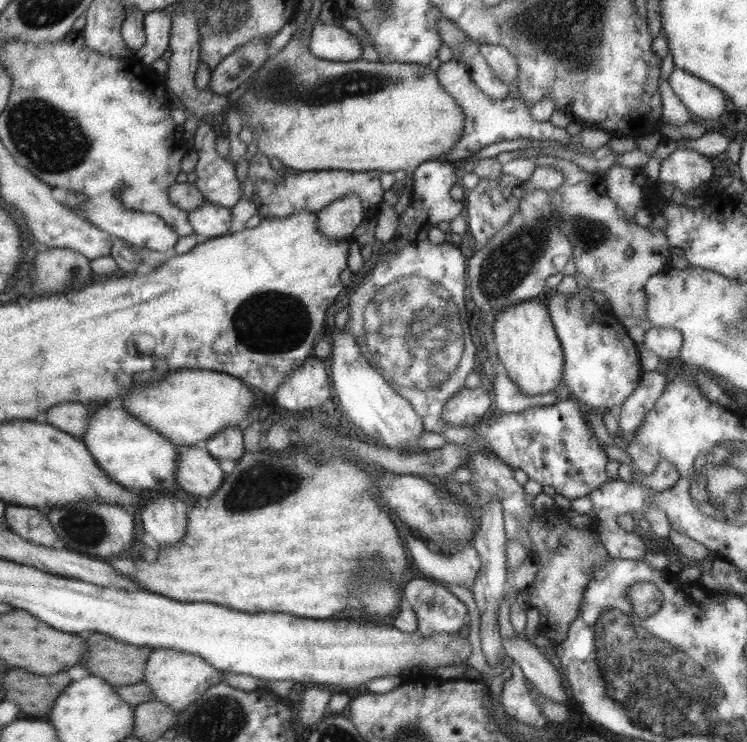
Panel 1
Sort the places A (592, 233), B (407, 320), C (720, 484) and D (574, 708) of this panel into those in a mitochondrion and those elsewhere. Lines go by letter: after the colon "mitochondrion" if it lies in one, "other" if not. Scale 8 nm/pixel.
A: mitochondrion
B: mitochondrion
C: mitochondrion
D: other

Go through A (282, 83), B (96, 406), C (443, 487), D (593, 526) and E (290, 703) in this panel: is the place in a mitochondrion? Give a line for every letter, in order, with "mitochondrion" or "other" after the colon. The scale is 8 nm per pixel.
A: mitochondrion
B: other
C: other
D: other
E: other

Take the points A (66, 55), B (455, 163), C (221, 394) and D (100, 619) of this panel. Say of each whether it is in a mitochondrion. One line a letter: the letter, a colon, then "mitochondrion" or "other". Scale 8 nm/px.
A: other
B: other
C: other
D: other

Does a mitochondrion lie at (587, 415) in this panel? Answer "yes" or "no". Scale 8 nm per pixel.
no

